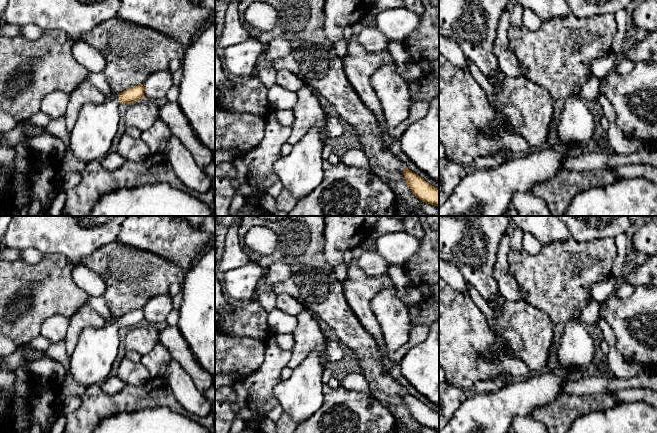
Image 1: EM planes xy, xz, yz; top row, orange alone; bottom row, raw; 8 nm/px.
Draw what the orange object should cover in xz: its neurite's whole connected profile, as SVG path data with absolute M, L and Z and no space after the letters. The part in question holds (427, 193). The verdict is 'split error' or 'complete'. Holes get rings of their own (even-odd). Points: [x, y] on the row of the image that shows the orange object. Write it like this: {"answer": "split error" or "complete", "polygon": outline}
{"answer": "complete", "polygon": "M407 167L403 170L406 184L412 193L422 202L439 206L439 188L430 185L419 175L415 174Z"}

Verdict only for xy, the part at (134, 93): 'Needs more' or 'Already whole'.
Needs more

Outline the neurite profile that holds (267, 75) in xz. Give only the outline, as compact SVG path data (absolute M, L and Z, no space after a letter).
M272 68L256 69L254 73L268 89L276 84L277 71Z

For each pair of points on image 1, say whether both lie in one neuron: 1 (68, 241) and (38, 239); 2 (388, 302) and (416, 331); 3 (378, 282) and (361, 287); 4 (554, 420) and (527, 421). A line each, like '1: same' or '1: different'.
1: same
2: different
3: same
4: different

